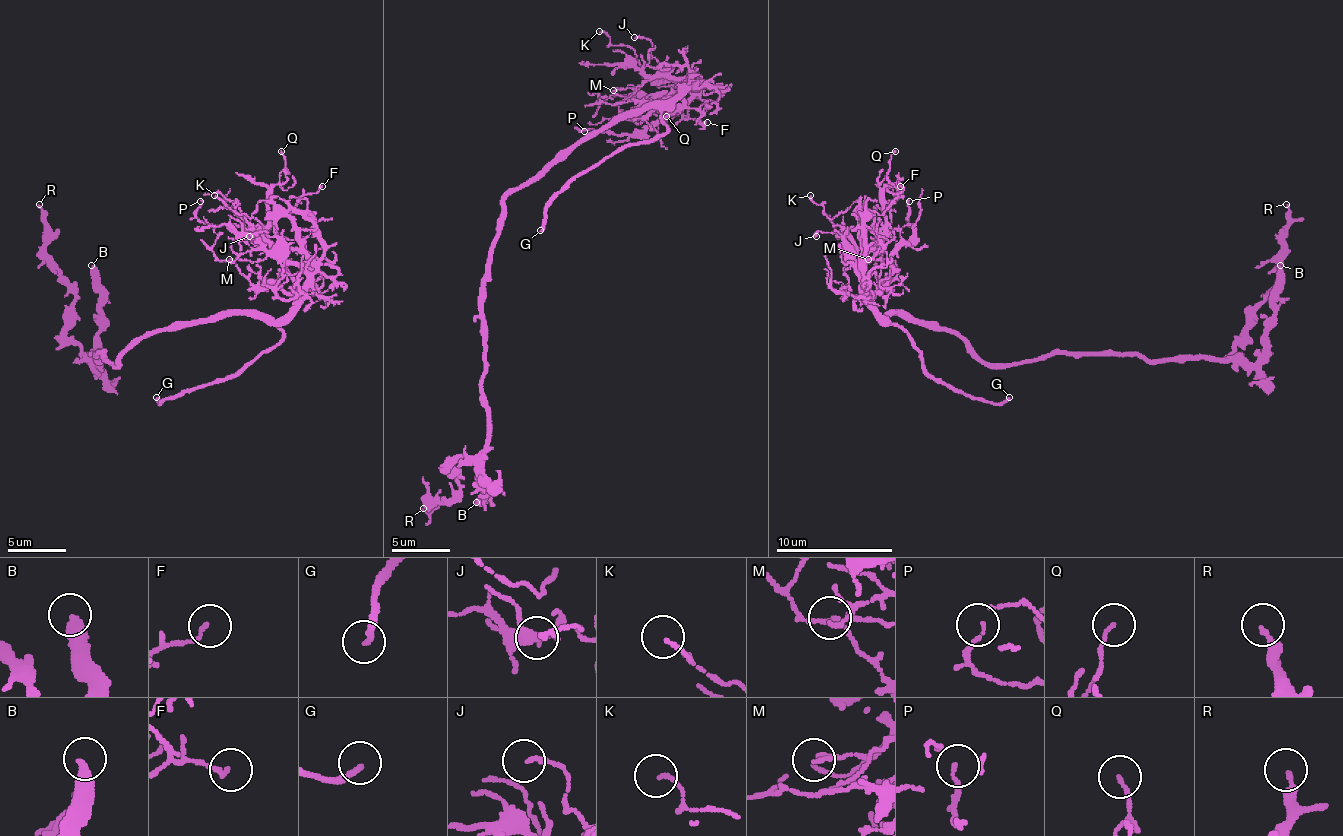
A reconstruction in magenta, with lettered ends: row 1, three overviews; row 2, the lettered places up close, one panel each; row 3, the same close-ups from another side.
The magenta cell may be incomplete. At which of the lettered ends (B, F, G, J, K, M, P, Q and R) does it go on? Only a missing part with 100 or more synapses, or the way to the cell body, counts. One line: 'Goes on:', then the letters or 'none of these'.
Goes on: G

